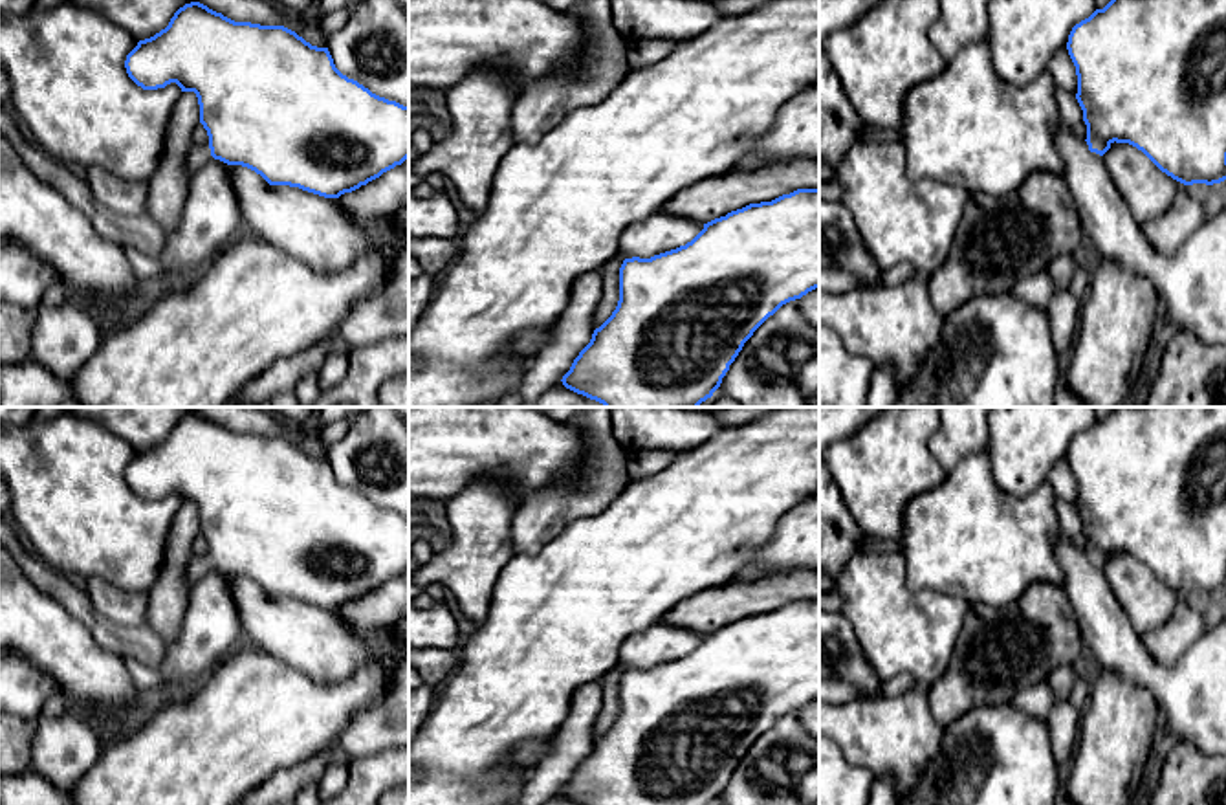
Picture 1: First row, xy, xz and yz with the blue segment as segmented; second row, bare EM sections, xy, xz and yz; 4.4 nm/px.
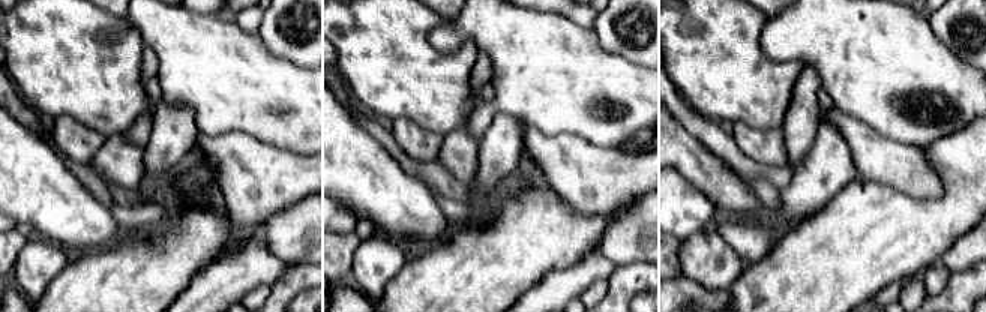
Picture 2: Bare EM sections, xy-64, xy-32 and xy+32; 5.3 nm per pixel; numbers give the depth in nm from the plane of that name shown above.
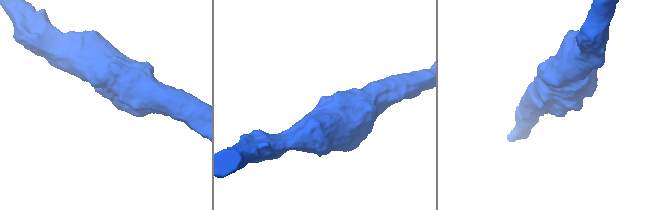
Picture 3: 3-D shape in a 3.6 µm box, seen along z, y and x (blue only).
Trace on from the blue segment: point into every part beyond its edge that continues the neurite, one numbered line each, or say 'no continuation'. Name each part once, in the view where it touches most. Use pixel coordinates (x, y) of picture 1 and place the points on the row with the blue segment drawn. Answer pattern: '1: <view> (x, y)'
1: xy (198, 154)

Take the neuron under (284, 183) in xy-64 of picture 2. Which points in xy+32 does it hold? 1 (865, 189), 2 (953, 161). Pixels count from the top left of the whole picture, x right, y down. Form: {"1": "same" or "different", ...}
{"1": "different", "2": "different"}

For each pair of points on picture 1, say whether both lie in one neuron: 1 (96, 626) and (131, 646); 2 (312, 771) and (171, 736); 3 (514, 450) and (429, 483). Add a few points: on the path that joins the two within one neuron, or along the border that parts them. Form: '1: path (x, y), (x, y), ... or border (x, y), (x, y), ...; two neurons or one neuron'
1: path (105, 633), (121, 640); one neuron
2: border (327, 749), (301, 761), (283, 765), (257, 785); two neurons
3: path (493, 450), (462, 450), (449, 463); one neuron

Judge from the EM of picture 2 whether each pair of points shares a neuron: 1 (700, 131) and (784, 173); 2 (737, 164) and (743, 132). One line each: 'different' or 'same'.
1: same
2: different

